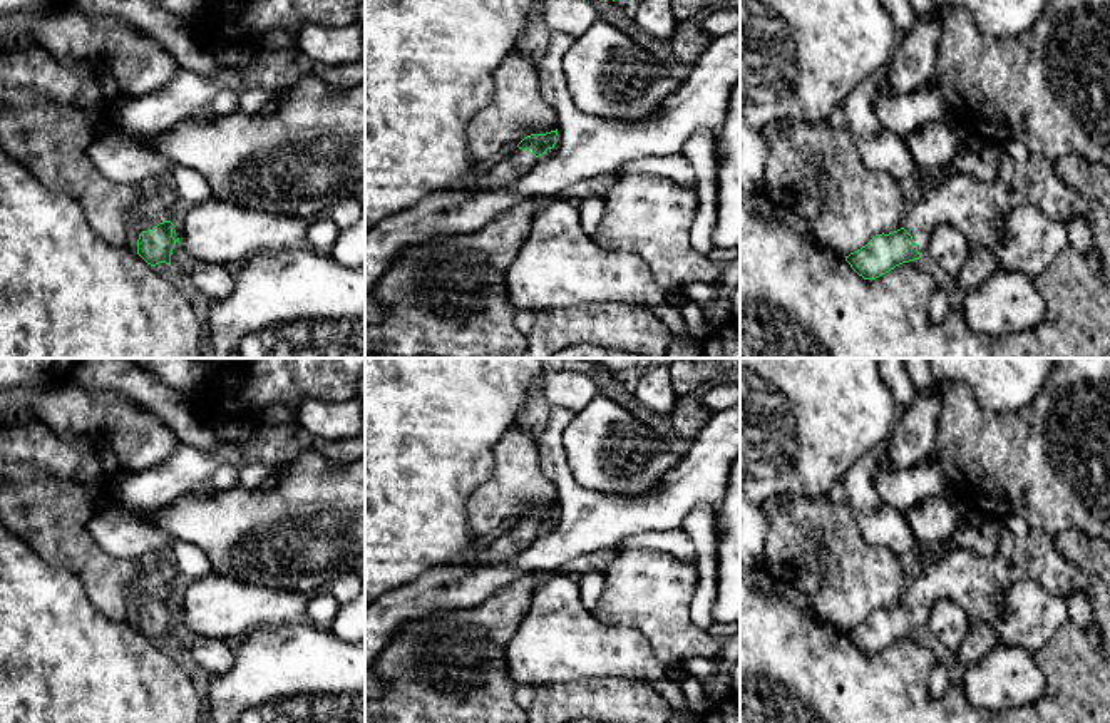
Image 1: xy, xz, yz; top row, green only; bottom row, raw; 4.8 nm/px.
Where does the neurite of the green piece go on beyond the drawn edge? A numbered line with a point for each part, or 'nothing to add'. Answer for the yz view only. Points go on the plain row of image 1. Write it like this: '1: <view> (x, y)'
1: yz (978, 583)

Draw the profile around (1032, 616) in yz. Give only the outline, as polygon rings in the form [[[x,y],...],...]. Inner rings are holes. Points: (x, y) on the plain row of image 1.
[[[1015,582],[1005,594],[1005,613],[991,624],[1003,644],[1038,653],[1068,621],[1065,599],[1045,591],[1038,582]]]

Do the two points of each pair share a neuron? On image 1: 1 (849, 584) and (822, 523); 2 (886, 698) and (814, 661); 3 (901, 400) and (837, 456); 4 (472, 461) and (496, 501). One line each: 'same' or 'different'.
1: same
2: same
3: different
4: different

